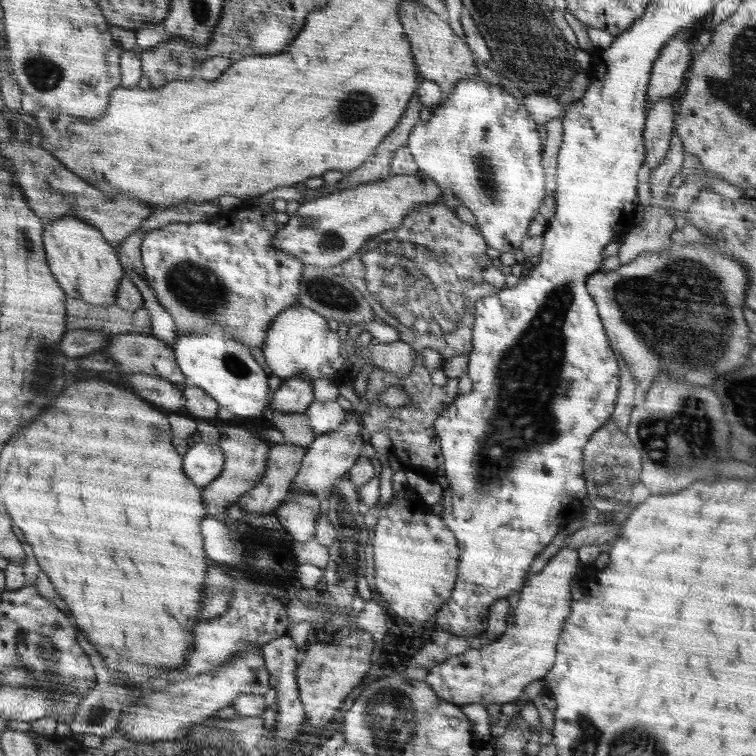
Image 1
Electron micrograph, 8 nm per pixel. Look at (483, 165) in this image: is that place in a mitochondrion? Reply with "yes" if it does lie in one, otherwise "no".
yes

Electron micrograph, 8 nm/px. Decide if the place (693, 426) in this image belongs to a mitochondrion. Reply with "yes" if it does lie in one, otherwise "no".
yes

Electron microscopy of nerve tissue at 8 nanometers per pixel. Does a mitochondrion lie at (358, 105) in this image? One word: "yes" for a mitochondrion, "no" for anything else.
yes

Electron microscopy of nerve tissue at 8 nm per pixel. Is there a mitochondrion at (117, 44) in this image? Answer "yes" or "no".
no

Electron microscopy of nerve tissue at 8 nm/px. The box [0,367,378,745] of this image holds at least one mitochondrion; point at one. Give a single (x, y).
(38, 658)

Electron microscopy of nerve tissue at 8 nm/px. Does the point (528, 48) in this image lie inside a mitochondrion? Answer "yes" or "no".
yes

